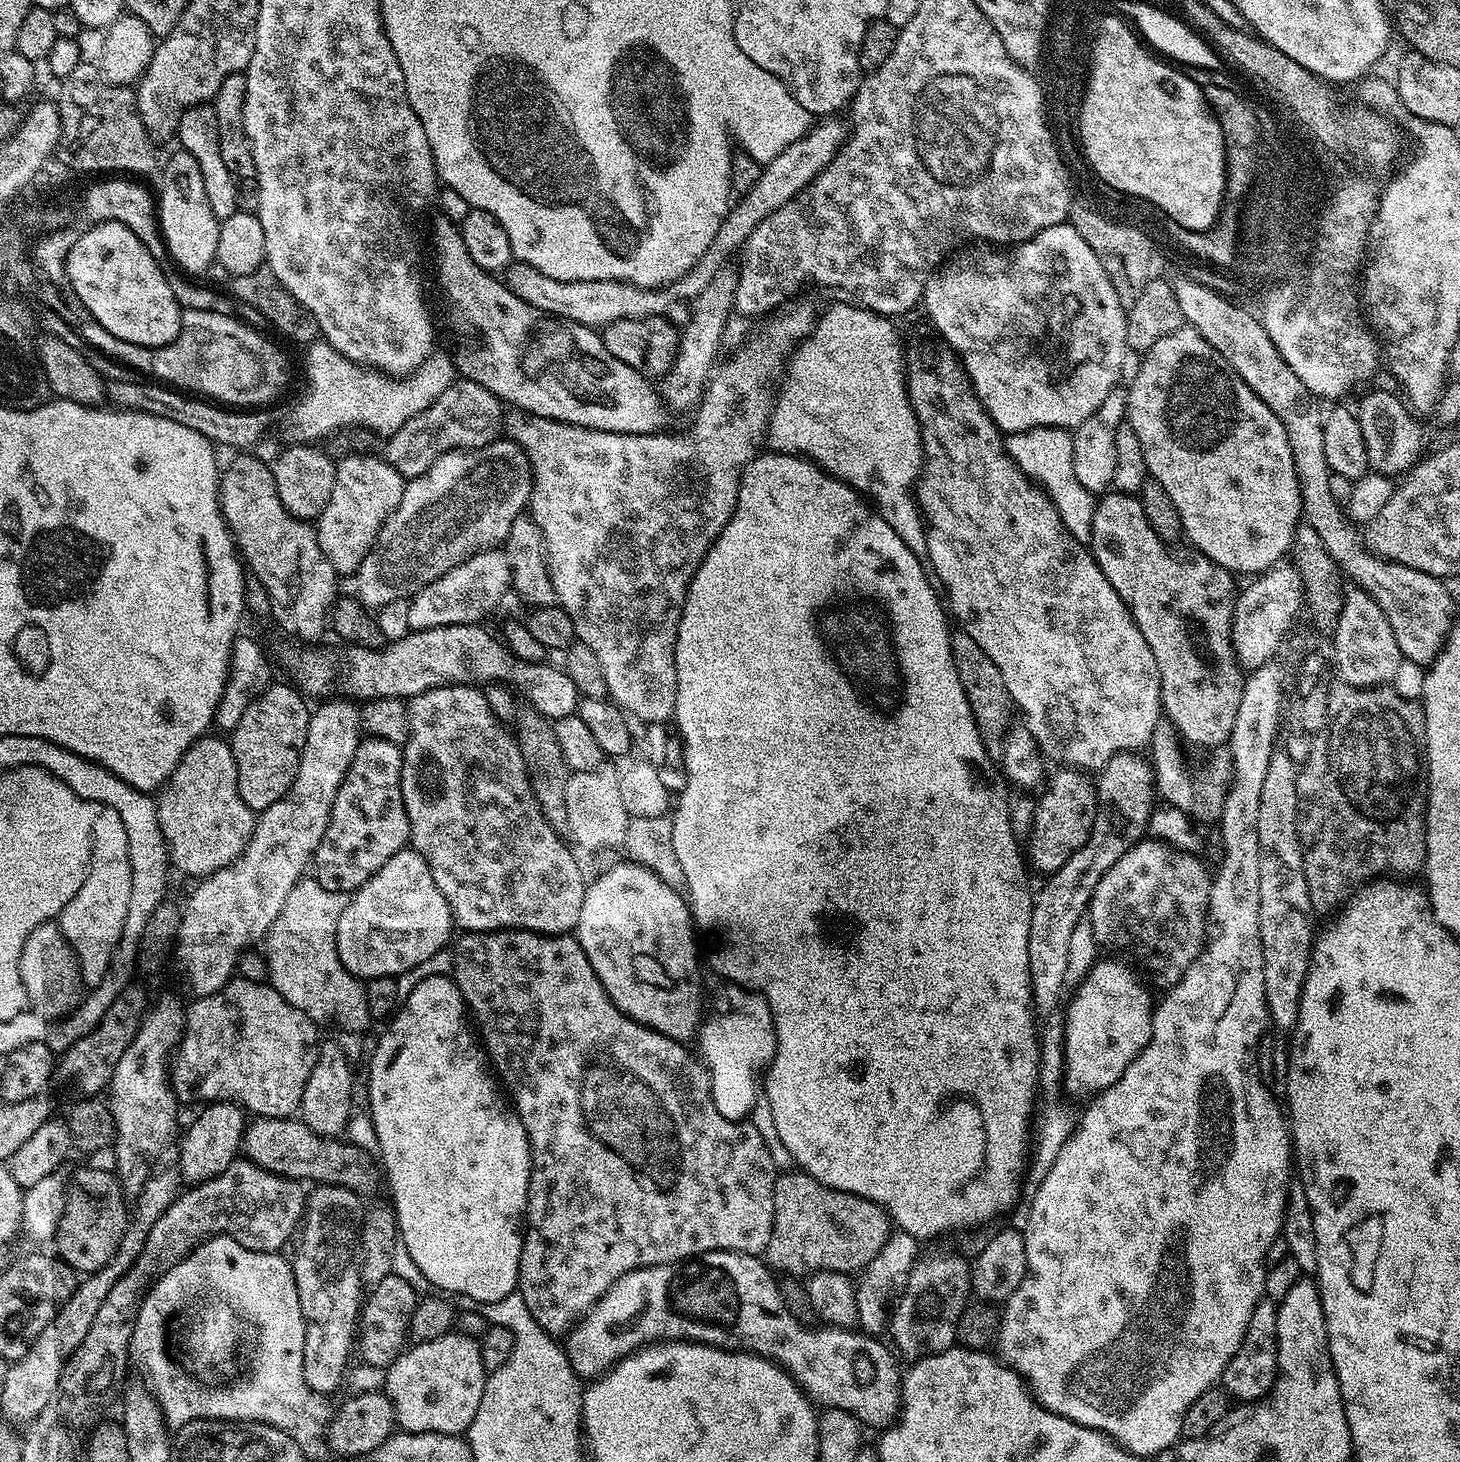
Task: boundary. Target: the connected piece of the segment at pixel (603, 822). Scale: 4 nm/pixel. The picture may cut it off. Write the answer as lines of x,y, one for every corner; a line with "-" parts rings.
601,766
585,772
572,772
566,782
567,835
573,836
584,850
620,848
627,834
629,814
622,806
619,790
620,773
614,767

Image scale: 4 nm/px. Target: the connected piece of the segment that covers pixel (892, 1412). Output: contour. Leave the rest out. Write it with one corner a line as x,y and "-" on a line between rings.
709,1252
706,1259
696,1258
696,1268
688,1268
688,1276
684,1276
684,1280
680,1280
680,1284
676,1284
676,1263
655,1264
649,1268
630,1270
626,1274
622,1274
622,1278
618,1278
618,1282
614,1282
614,1286
610,1286
610,1290
606,1290
606,1294
600,1296
599,1302
589,1312
585,1312
581,1319
576,1321
574,1327
567,1333
566,1339
568,1339
568,1344
566,1343
568,1361
572,1369
576,1371
577,1377
580,1378
585,1378
584,1376
588,1376
587,1378
602,1376
617,1360
622,1360
625,1356
629,1356
630,1353
637,1352
639,1348
647,1348
650,1344
669,1340
686,1340
693,1344
708,1344
711,1348
727,1348
763,1356
764,1359
780,1365
800,1385
800,1389
804,1391
804,1395
809,1400
824,1408
846,1410
856,1417
861,1425
868,1427
869,1424
870,1427
876,1428
875,1430
883,1430
889,1427
897,1419
900,1410
902,1372
901,1369
896,1369
897,1357
894,1355
893,1349
887,1343
884,1345
883,1339
877,1338
875,1335
865,1334
860,1330
831,1326
820,1326
820,1329
816,1329
816,1326
802,1324
798,1318
794,1318
794,1314
790,1314
790,1310
786,1310
786,1302
780,1293
777,1277
770,1271
769,1265
760,1256
746,1256
743,1252

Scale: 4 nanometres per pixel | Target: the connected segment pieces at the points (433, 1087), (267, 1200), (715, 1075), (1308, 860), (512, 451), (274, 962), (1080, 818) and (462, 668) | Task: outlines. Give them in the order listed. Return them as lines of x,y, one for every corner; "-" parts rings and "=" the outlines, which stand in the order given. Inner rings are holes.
447,976
426,978
420,985
414,986
413,992
403,1001
399,1011
391,1017
390,1023
392,1023
392,1025
385,1030
384,1037
382,1037
376,1044
376,1053
372,1056
372,1065
368,1068
368,1104
372,1107
372,1128
376,1131
377,1142
380,1143
381,1157
379,1156
379,1159
382,1161
382,1168
386,1173
386,1184
388,1180
388,1186
392,1190
392,1201
390,1201
390,1204
395,1211
396,1227
399,1229
399,1243
405,1251
408,1252
410,1258
413,1259
415,1266
418,1266
418,1270
425,1276
433,1289
435,1289
435,1287
441,1288
439,1291
444,1294
453,1292
453,1297
459,1298
464,1296
476,1300
479,1305
498,1302
502,1298
506,1298
506,1294
517,1291
520,1278
520,1255
522,1254
522,1246
524,1245
522,1225
526,1220
525,1212
528,1207
528,1183
530,1182
530,1174
532,1173
532,1151
528,1145
528,1134
522,1126
519,1117
513,1110
513,1107
506,1100
505,1102
500,1100
500,1094
496,1090
495,1084
492,1082
492,1080
494,1081
493,1075
490,1072
489,1074
484,1072
484,1064
486,1068
486,1052
482,1047
481,1041
478,1039
477,1033
474,1031
473,1025
470,1023
470,1016
466,1011
466,1005
464,1003
464,995
458,990
455,980
=
247,1158
233,1160
229,1168
222,1170
222,1174
210,1178
205,1184
197,1184
181,1191
176,1200
158,1218
150,1229
149,1238
146,1239
144,1268
148,1268
148,1272
162,1272
187,1256
201,1241
225,1234
252,1251
279,1253
283,1249
283,1244
297,1235
302,1224
302,1217
306,1211
306,1192
300,1188
303,1187
297,1181
267,1172
=
728,986
724,992
724,1004
728,1008
701,1023
694,1044
700,1047
699,1059
708,1069
718,1114
722,1114
722,1118
744,1120
758,1102
762,1073
776,1053
776,1027
768,1001
759,994
746,994
739,986
=
1336,682
1332,689
1329,687
1324,725
1311,737
1309,754
1296,773
1297,836
1311,907
1317,913
1339,909
1353,889
1376,878
1371,876
1379,872
1408,876
1425,867
1424,710
1417,701
1415,704
1407,700
1394,689
1392,686
1355,688
1343,682
=
497,438
484,448
448,452
426,474
411,477
405,483
402,502
398,502
396,511
388,517
376,535
376,545
354,574
355,595
368,610
379,610
383,604
395,600
408,600
430,586
430,582
442,578
442,574
454,570
454,566
473,559
483,548
491,549
496,546
491,544
507,541
514,518
528,508
531,496
532,463
513,440
=
301,878
268,927
267,979
290,1006
312,1020
337,1020
346,1031
360,1032
370,1023
368,1003
360,1000
360,989
366,984
345,970
336,949
338,918
342,918
349,899
349,893
326,890
314,878
=
1061,767
1056,770
1048,789
1036,800
1032,830
1026,837
1026,856
1031,867
1036,867
1038,871
1044,872
1043,874
1057,872
1074,853
1082,850
1092,833
1095,817
1095,783
1077,769
=
461,622
412,630
406,638
385,643
382,648
349,647
348,657
344,660
344,684
357,701
367,702
381,696
411,698
431,688
451,684
484,686
509,682
520,696
522,694
529,701
531,709
554,722
577,711
580,695
565,669
552,668
548,662
514,662
505,645
480,627
484,626
476,622

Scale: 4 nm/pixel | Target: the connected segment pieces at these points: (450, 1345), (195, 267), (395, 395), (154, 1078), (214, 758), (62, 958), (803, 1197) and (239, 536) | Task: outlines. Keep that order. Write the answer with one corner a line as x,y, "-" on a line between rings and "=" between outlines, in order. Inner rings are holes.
458,1330
405,1347
383,1373
382,1391
392,1403
397,1425
406,1432
467,1433
484,1393
486,1371
480,1349
476,1340
=
176,150
164,168
160,196
158,192
158,215
160,233
164,236
168,253
185,273
200,274
196,272
204,272
211,264
217,263
220,221
216,219
214,210
210,210
206,186
202,182
202,170
198,170
198,162
194,162
189,152
=
323,338
307,345
304,368
308,371
308,393
289,414
283,443
291,446
320,442
323,436
339,428
352,427
369,428
381,438
392,436
399,428
406,426
410,418
426,411
457,379
458,369
453,357
440,351
433,351
431,356
427,356
412,375
393,378
338,354
338,350
=
168,996
160,1005
153,1007
140,1023
138,1034
122,1062
114,1066
110,1093
110,1107
115,1128
114,1151
116,1150
115,1175
125,1193
136,1194
157,1167
156,1159
168,1148
168,1143
177,1135
176,1100
172,1090
170,1065
174,1053
179,1049
184,1034
185,1001
176,996
=
205,734
192,744
159,793
156,805
171,867
195,878
229,868
244,853
256,829
256,816
239,793
231,743
212,735
=
59,923
43,924
28,935
20,955
20,977
31,1011
37,1016
56,1022
76,1011
82,1000
80,964
=
784,1170
774,1186
774,1222
766,1260
777,1273
792,1278
807,1278
813,1272
856,1274
882,1250
893,1228
888,1213
874,1202
835,1192
805,1172
=
252,454
233,455
236,457
229,462
228,468
226,464
223,469
220,478
220,510
243,563
264,584
272,600
271,619
277,620
290,635
304,640
302,642
316,642
324,628
326,632
329,627
330,613
338,599
336,567
326,558
316,537
315,527
309,521
291,516
286,506
282,506
282,498
278,498
278,490
274,486
271,467
267,463
264,465
258,457
248,455

